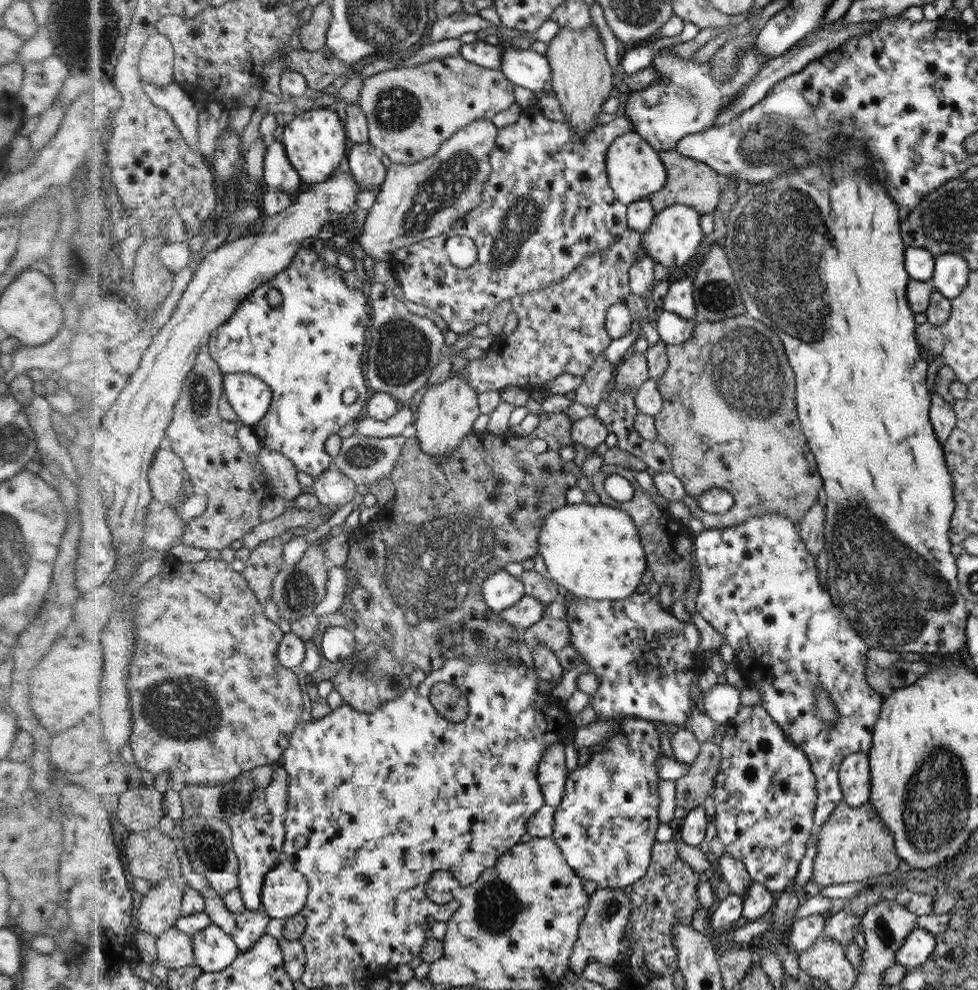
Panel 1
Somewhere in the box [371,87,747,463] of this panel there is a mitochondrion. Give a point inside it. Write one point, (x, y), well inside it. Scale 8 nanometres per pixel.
(440, 189)

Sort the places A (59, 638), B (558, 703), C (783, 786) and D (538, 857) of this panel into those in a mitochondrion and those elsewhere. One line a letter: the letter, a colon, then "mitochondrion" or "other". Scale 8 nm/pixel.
A: other
B: other
C: other
D: other

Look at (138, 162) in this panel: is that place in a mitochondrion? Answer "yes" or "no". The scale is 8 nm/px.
no

